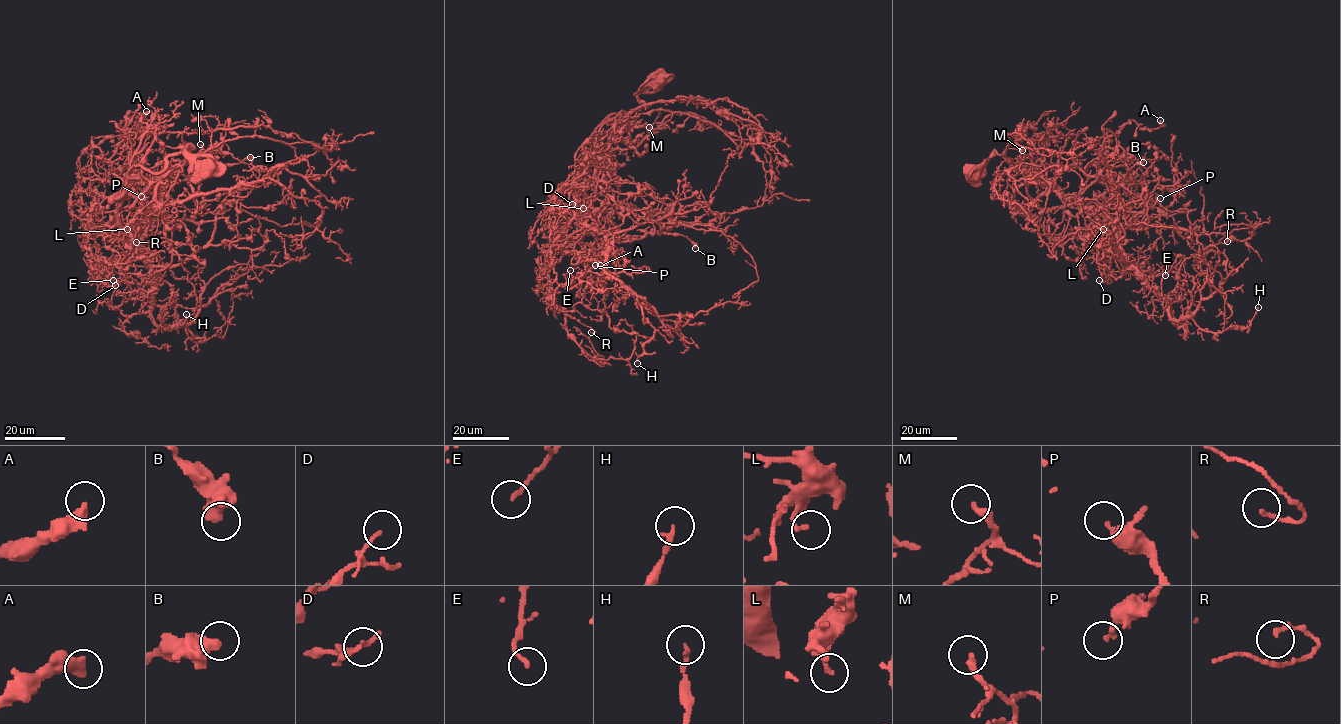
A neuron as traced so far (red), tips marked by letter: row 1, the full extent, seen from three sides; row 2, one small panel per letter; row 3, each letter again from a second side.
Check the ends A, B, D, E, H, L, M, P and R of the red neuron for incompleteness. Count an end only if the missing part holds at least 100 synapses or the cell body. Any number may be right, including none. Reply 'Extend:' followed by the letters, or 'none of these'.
Extend: none of these

